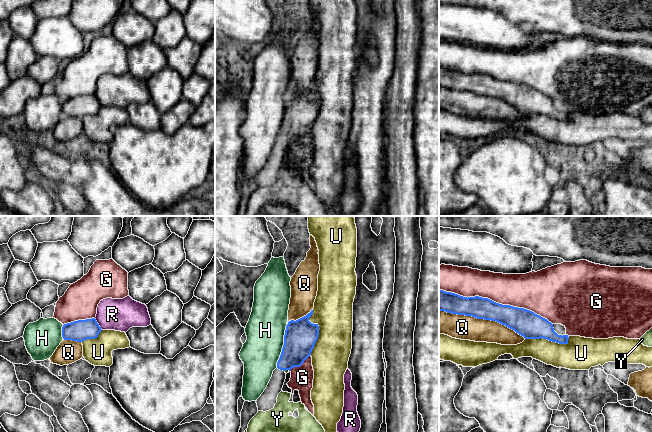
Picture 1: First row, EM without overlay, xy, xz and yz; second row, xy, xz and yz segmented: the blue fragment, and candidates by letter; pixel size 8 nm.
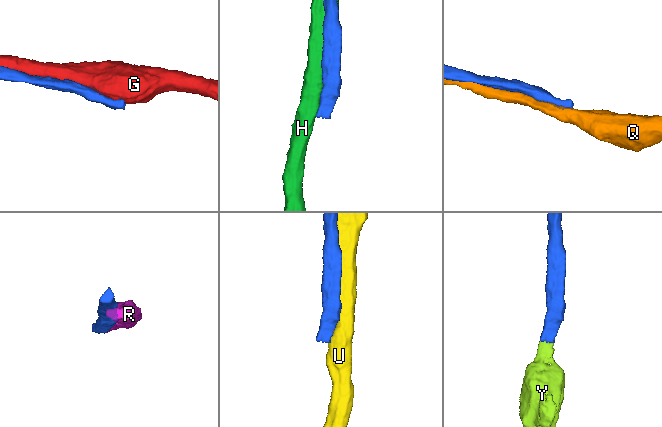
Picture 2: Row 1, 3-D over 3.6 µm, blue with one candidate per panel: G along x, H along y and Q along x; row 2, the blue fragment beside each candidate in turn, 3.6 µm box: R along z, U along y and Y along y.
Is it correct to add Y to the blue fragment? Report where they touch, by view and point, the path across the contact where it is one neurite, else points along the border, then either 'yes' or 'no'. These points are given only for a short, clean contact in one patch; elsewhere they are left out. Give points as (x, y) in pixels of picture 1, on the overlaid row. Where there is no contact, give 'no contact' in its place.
xz (287, 369) | across xz (299, 341), (287, 361), (287, 369), (286, 371) | yes

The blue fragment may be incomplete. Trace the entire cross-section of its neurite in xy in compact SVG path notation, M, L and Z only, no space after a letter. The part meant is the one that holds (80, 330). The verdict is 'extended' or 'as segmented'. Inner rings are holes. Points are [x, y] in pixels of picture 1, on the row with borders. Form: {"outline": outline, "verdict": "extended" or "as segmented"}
{"outline": "M95 318L78 320L64 324L62 337L64 340L83 342L87 339L95 339L102 331Z", "verdict": "as segmented"}

